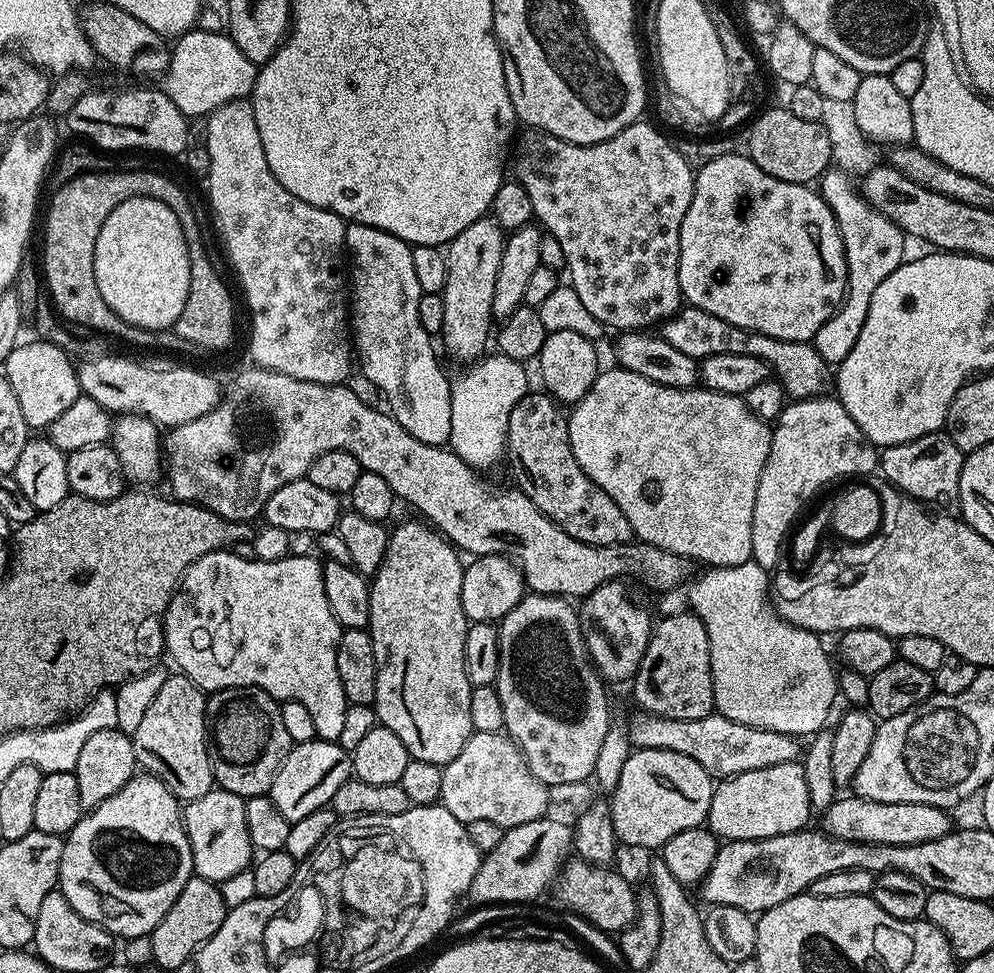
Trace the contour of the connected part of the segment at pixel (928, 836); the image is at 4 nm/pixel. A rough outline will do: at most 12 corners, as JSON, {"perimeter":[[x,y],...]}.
{"perimeter":[[841,795],[823,831],[906,846],[953,831],[947,811]]}

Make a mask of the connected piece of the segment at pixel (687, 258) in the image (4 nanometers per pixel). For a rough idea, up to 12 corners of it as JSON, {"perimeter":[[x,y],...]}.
{"perimeter":[[747,154],[695,173],[680,295],[810,342],[844,300],[815,187]]}

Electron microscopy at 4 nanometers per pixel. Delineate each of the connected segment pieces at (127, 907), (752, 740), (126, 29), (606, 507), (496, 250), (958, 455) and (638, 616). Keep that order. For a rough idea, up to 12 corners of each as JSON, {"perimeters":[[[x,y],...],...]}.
{"perimeters":[[[137,774],[64,837],[58,890],[147,937],[194,875],[181,801]],[[719,714],[629,719],[633,749],[713,778],[799,761],[797,737]],[[110,2],[82,12],[90,46],[110,67],[163,77],[165,37]],[[547,391],[510,412],[515,487],[570,538],[631,544]],[[485,218],[447,245],[449,354],[475,361],[494,328],[504,229]],[[941,430],[883,449],[878,468],[940,510],[960,502],[965,453]],[[623,579],[583,597],[580,629],[608,682],[635,677],[654,631]]]}

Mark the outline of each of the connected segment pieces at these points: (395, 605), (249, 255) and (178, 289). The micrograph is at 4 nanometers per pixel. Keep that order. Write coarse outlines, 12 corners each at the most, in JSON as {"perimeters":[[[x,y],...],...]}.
{"perimeters":[[[423,519],[370,580],[377,721],[443,766],[473,733],[461,553]],[[247,99],[206,117],[208,204],[257,365],[354,372],[346,222],[274,178]],[[114,206],[94,246],[98,294],[151,332],[190,290],[174,210]]]}

